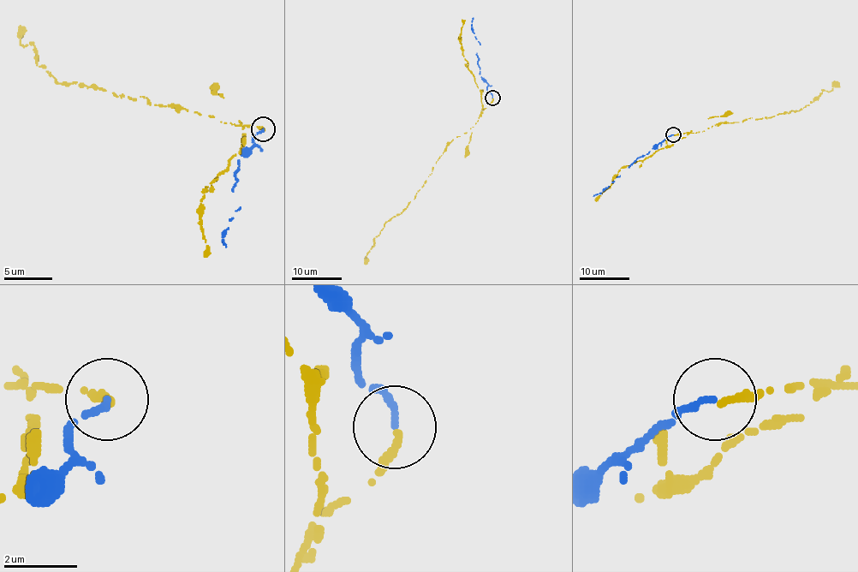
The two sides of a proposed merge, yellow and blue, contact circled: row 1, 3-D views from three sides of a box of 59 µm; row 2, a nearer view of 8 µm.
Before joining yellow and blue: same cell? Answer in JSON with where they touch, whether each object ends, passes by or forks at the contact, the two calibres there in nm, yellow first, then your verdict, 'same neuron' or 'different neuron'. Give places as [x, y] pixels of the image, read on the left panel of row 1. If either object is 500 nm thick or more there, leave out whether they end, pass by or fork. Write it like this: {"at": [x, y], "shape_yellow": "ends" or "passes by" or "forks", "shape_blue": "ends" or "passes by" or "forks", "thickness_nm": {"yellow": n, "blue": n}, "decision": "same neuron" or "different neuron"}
{"at": [263, 128], "shape_yellow": "ends", "shape_blue": "ends", "thickness_nm": {"yellow": 220, "blue": 170}, "decision": "same neuron"}

